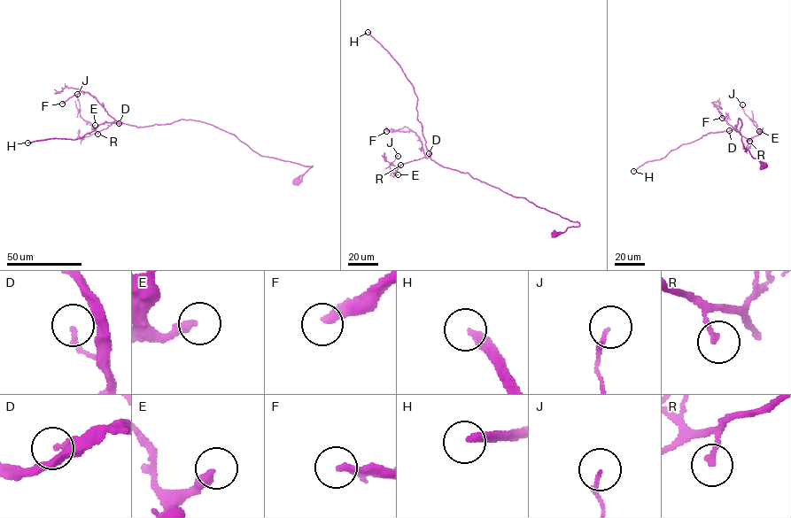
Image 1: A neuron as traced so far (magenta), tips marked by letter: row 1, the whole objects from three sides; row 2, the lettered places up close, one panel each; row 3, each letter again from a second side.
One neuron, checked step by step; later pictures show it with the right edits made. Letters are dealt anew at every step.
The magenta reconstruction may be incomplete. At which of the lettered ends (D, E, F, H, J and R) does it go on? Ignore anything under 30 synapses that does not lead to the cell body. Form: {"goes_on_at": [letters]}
{"goes_on_at": ["E", "F", "H"]}

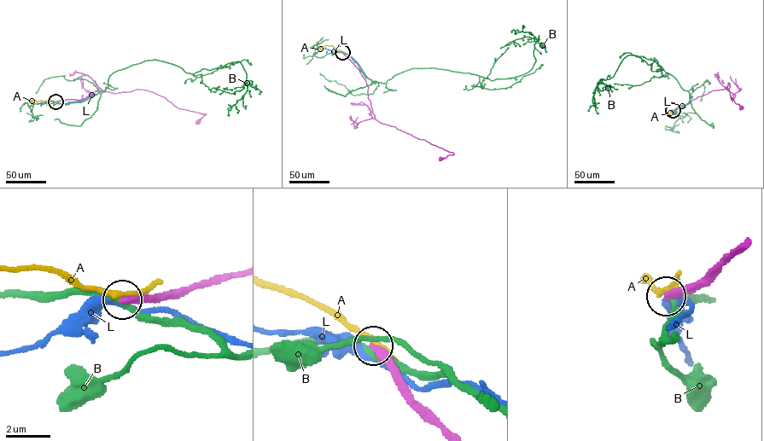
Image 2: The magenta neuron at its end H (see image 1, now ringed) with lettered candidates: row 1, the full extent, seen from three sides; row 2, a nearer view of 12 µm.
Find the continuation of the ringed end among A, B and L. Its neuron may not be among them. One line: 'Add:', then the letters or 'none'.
Add: none

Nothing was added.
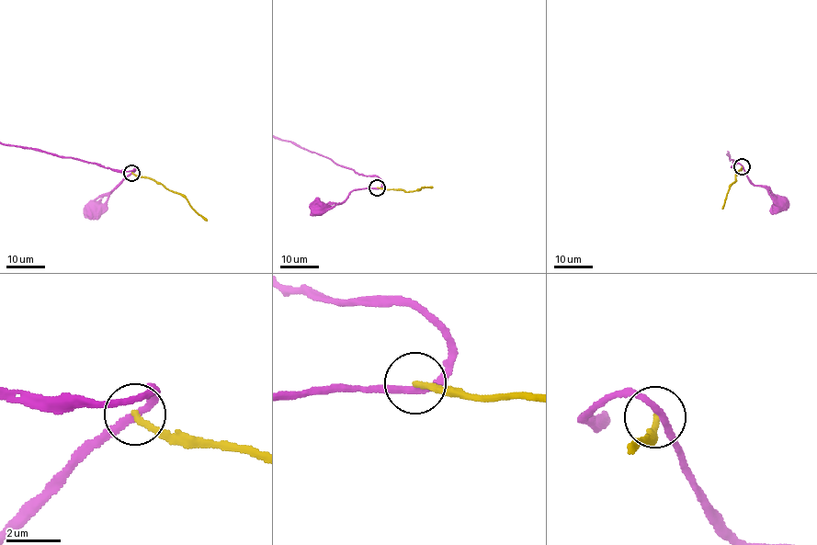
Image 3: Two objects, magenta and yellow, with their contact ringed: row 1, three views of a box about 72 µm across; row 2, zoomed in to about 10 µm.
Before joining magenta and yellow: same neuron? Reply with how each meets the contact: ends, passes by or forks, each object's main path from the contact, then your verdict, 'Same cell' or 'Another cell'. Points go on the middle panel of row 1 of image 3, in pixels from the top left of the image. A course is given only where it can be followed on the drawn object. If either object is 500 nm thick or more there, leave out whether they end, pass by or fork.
At the ring magenta passes by. At the ring yellow ends. Course of magenta: (377, 188), (356, 189), (332, 207), (320, 207). Course of yellow: (377, 187), (406, 191), (432, 187). Another cell

